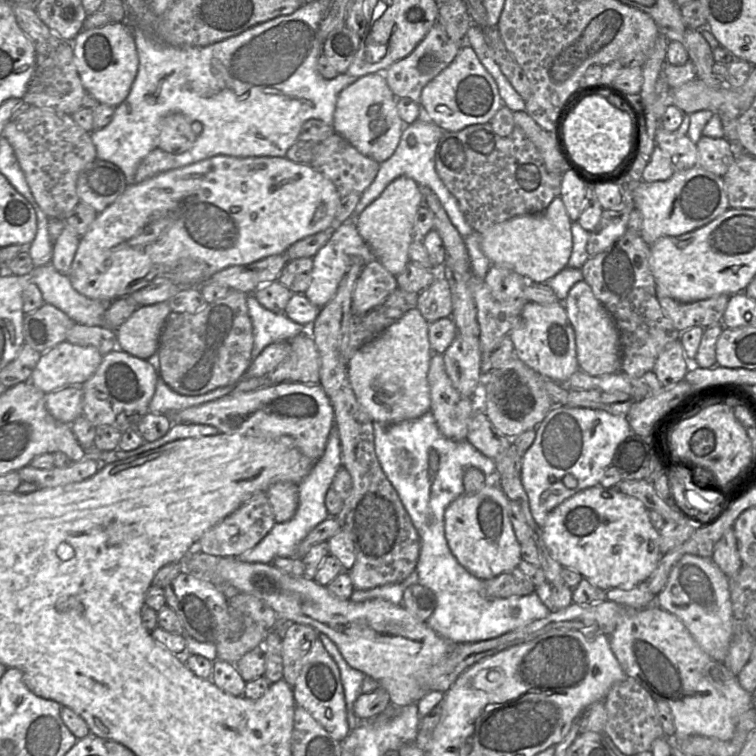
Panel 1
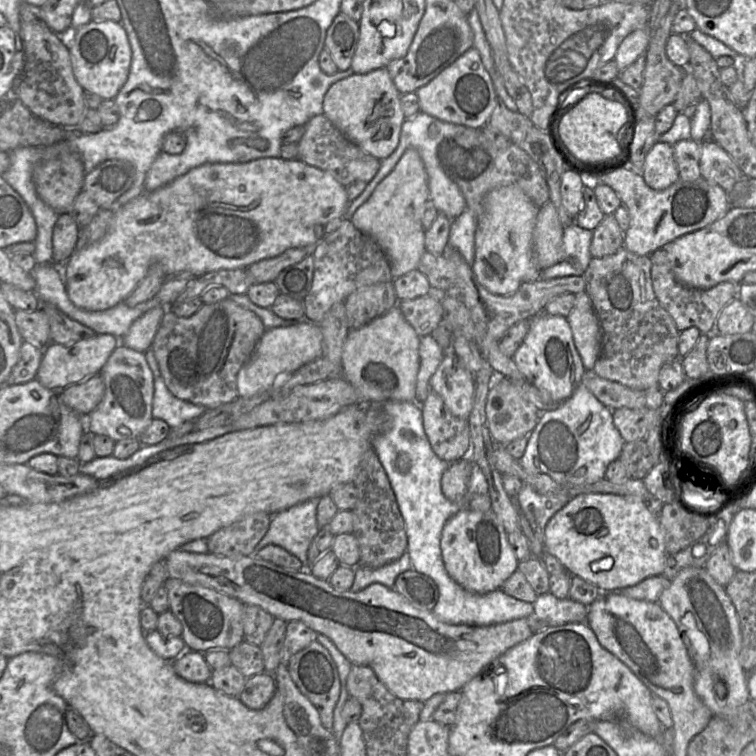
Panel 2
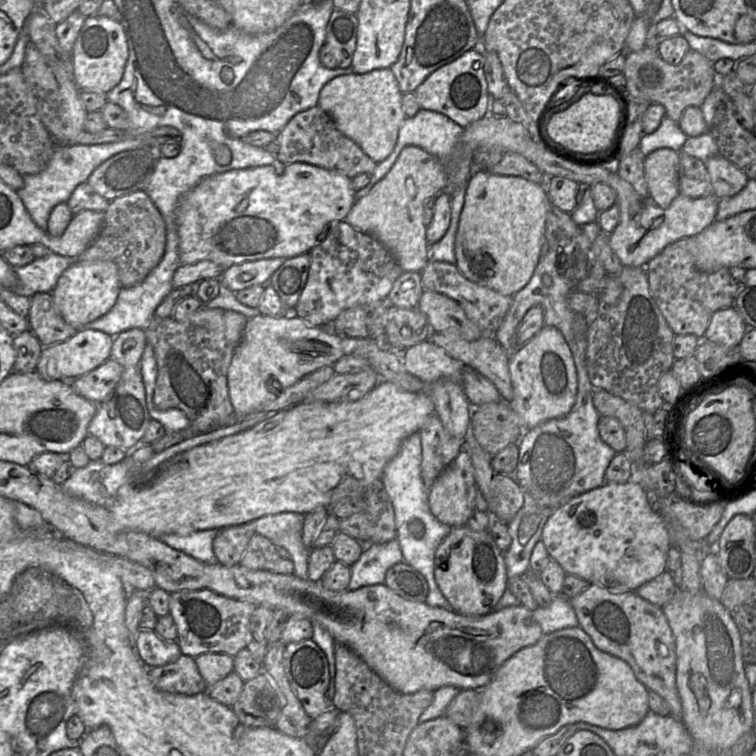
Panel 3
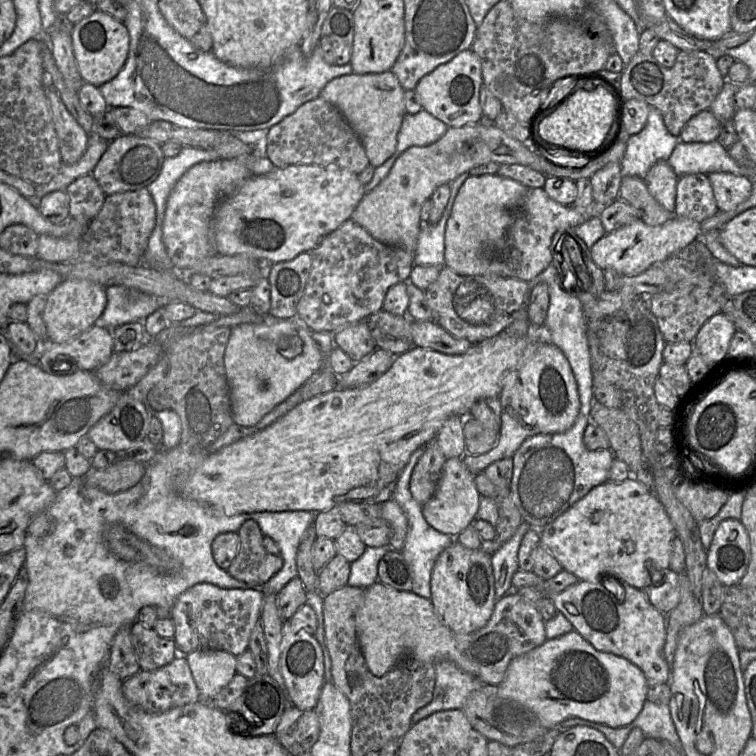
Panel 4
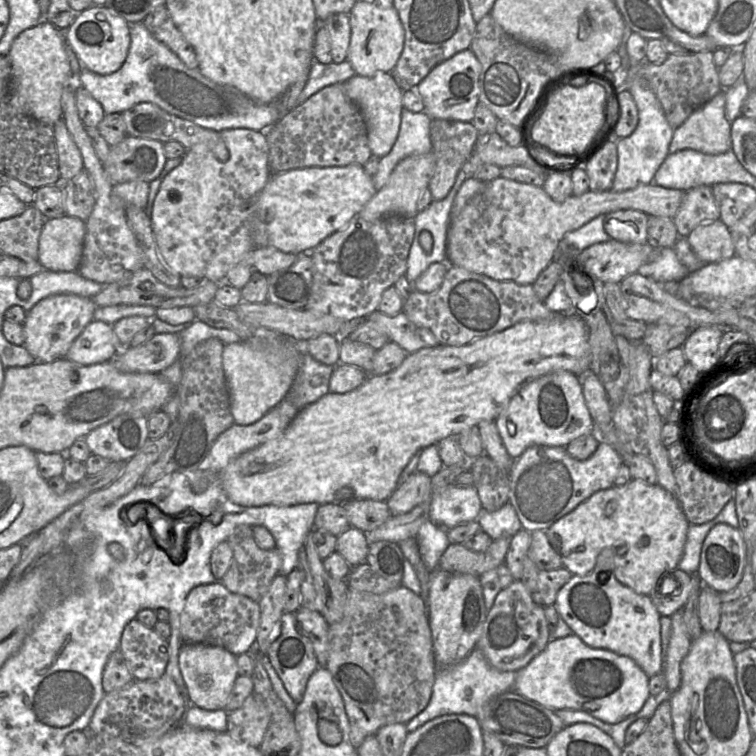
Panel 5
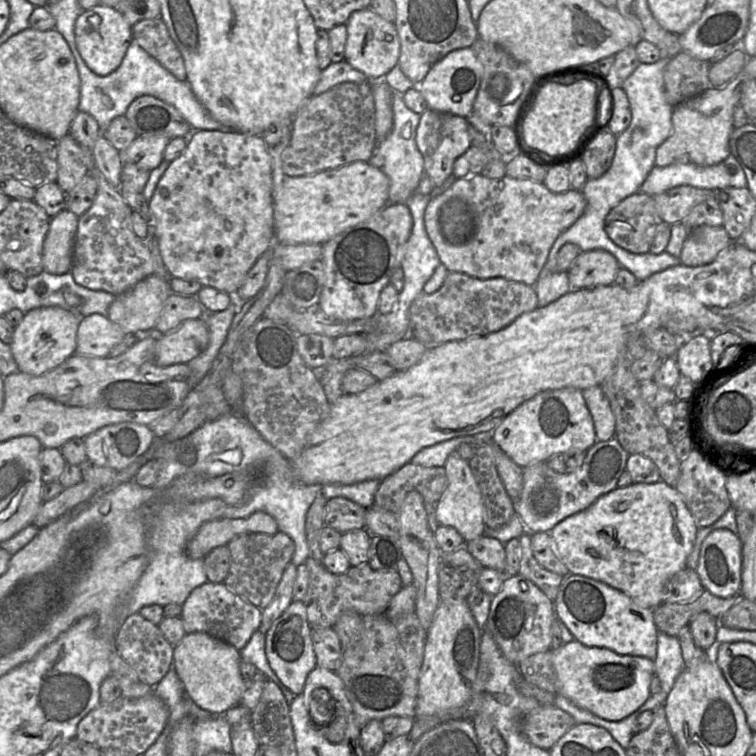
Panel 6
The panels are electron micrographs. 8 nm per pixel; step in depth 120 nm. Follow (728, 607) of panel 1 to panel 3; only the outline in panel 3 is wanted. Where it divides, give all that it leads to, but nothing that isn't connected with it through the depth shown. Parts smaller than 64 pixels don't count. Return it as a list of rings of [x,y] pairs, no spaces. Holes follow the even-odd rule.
[[[677,590],[673,598],[661,607],[667,617],[670,628],[673,632],[676,642],[676,686],[682,703],[681,721],[692,736],[693,740],[700,741],[707,746],[727,748],[737,742],[737,740],[746,732],[753,729],[754,713],[752,708],[751,687],[745,675],[745,665],[739,630],[732,619],[730,613],[725,608],[721,600],[716,600],[708,596],[703,590],[697,593],[689,593],[685,590]]]

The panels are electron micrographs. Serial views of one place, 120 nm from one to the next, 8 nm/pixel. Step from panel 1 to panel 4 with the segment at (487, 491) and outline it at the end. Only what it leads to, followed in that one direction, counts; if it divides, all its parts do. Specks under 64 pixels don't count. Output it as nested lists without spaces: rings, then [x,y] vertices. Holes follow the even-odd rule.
[[[454,540],[434,564],[430,600],[443,623],[456,634],[483,628],[493,613],[496,597],[491,556],[482,547],[472,550]]]

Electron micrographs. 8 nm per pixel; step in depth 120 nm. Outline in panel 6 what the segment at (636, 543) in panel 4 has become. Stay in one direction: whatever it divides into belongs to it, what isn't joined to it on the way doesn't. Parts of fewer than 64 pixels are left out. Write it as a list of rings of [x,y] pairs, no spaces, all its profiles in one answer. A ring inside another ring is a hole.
[[[660,480],[656,483],[632,483],[626,487],[615,488],[614,490],[600,496],[587,509],[571,515],[556,524],[550,531],[550,536],[558,558],[567,567],[570,574],[580,575],[603,582],[610,587],[623,592],[640,606],[654,609],[662,604],[667,597],[668,586],[672,582],[673,576],[686,567],[686,560],[694,547],[697,531],[698,527],[681,494],[674,486]]]

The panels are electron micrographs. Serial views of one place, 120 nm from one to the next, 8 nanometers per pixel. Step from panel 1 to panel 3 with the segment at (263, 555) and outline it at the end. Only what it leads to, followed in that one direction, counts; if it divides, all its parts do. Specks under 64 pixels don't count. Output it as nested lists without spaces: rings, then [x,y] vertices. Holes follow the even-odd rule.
[[[282,512],[266,515],[245,523],[249,529],[261,534],[276,546],[285,548],[294,563],[293,574],[301,579],[308,579],[308,560],[310,550],[302,540],[304,514]]]

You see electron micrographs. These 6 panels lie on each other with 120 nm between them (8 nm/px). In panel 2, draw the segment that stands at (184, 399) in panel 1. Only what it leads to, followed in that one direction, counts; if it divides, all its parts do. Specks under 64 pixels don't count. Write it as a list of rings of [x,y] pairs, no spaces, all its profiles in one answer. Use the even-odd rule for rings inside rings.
[[[149,348],[144,354],[153,374],[153,418],[162,419],[171,428],[175,428],[186,421],[195,420],[207,410],[201,405],[196,405],[175,397],[164,383],[153,349]]]

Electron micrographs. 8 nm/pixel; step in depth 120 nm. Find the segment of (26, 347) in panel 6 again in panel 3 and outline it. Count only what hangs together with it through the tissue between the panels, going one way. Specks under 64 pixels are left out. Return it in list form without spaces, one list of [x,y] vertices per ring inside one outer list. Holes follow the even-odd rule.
[[[74,260],[59,278],[51,295],[63,319],[80,330],[108,313],[114,306],[122,286],[118,267],[111,261],[80,262]]]

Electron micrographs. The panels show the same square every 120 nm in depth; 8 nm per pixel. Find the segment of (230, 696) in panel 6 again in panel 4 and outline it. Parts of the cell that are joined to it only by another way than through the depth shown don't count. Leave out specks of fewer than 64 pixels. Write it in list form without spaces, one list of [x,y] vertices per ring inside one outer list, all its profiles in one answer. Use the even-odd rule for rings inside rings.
[[[199,649],[185,655],[201,699],[212,699],[237,673],[237,657],[221,649]]]

